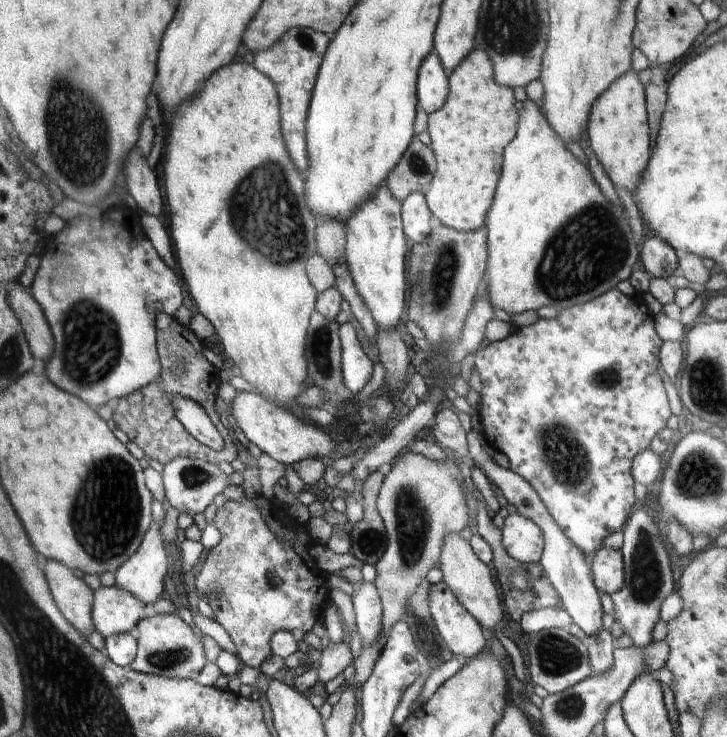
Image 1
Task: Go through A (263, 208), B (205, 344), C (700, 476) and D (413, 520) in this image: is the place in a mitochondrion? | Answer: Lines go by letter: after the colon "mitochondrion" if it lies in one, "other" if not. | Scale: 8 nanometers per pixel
A: mitochondrion
B: other
C: mitochondrion
D: mitochondrion

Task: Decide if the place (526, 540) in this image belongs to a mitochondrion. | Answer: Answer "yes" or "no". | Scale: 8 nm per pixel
no

